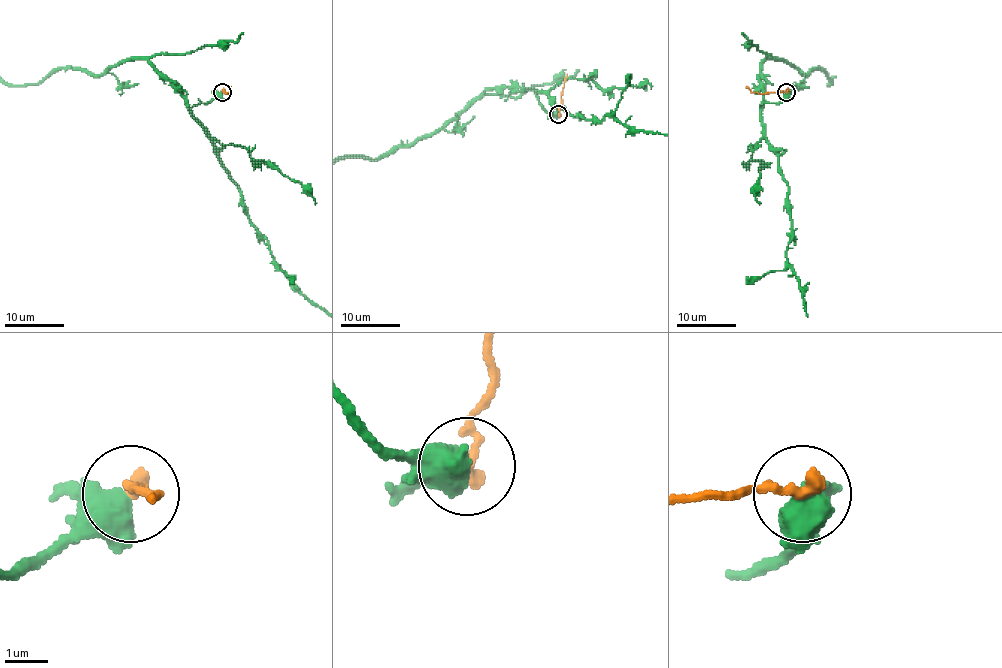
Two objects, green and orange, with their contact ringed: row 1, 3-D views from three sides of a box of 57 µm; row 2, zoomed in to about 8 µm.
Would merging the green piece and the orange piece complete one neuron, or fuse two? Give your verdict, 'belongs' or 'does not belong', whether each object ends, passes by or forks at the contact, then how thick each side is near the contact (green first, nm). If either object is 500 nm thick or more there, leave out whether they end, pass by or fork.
belongs; green passes by; orange ends; calibres 480 and 320 nm

